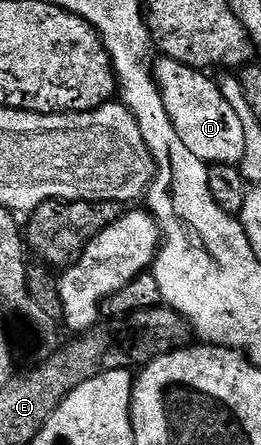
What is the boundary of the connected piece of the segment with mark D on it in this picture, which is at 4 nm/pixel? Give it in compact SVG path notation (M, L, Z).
M161 57L156 64L153 65L153 78L157 81L157 90L161 93L161 99L163 101L163 107L167 109L167 115L171 117L171 123L175 123L175 131L179 134L179 139L183 139L183 143L187 146L187 151L191 151L191 155L195 155L195 159L204 161L206 165L236 165L238 166L240 161L244 159L244 137L242 120L235 115L234 110L227 101L225 101L221 94L221 86L216 80L212 81L212 76L206 75L202 70L192 69L187 67L183 63L179 63L175 59L170 57Z

